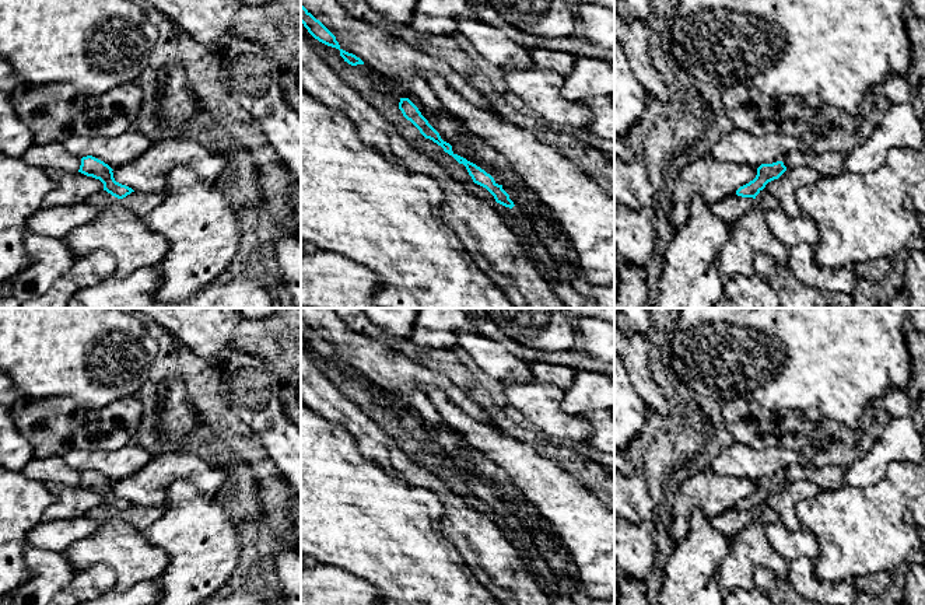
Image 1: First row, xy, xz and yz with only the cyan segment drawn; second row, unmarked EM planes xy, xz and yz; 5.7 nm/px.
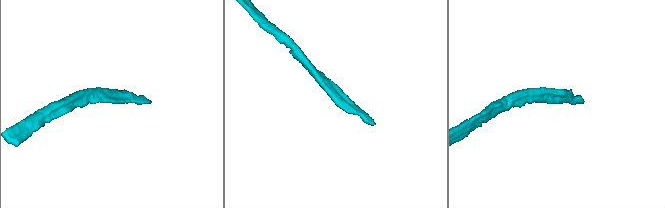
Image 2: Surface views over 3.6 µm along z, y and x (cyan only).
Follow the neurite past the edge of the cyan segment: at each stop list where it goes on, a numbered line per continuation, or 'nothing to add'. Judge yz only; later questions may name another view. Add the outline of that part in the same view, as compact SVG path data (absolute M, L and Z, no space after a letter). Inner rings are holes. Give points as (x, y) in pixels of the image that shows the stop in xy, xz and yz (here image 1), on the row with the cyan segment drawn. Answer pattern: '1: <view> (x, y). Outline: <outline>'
nothing to add

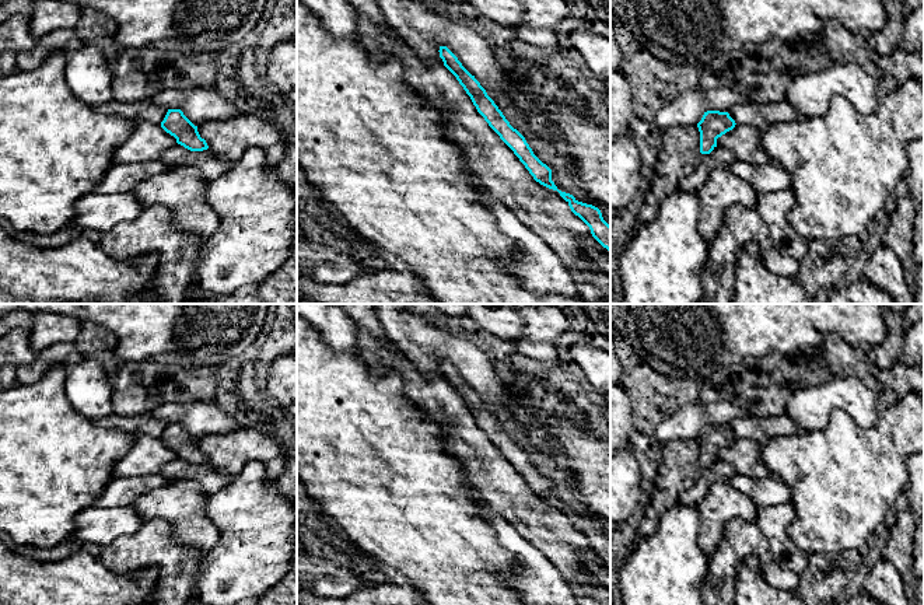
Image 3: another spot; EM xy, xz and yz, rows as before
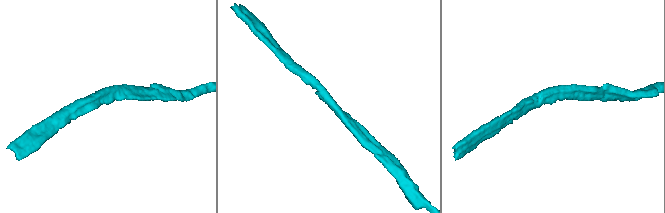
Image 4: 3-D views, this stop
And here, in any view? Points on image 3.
nothing to add

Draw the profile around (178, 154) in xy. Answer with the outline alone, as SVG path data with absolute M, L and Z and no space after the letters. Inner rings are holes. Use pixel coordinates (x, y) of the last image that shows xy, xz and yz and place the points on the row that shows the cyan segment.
M181 144L165 150L158 161L172 168L176 165L188 164L199 168L200 175L204 181L214 181L225 174L234 162L225 162L213 155L210 150L190 151Z

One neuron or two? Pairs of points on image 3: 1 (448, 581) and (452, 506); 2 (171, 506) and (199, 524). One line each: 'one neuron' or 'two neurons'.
1: one neuron
2: one neuron

